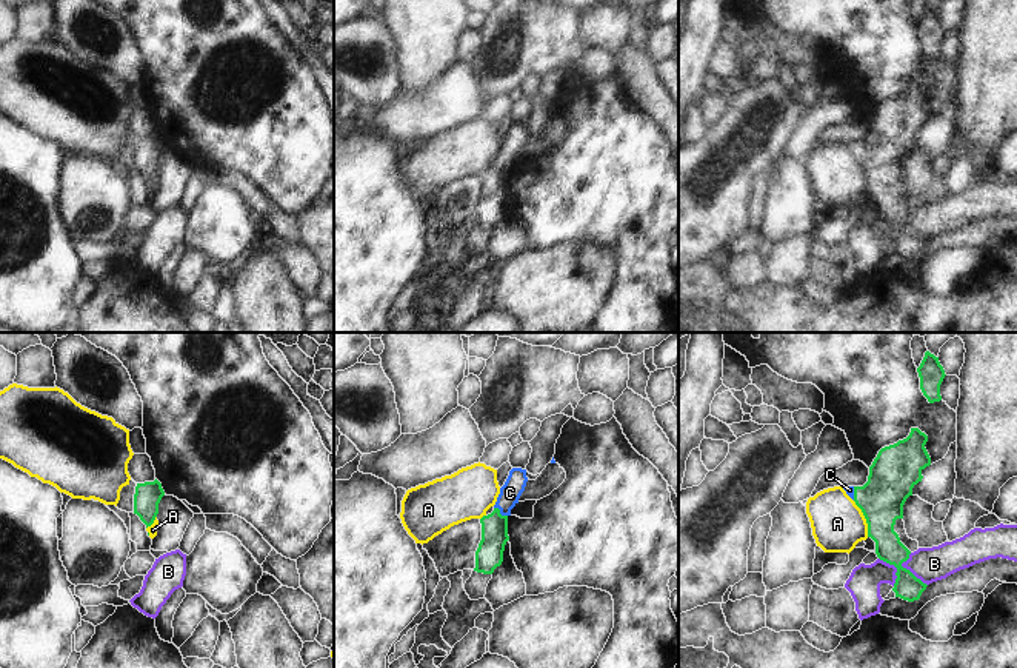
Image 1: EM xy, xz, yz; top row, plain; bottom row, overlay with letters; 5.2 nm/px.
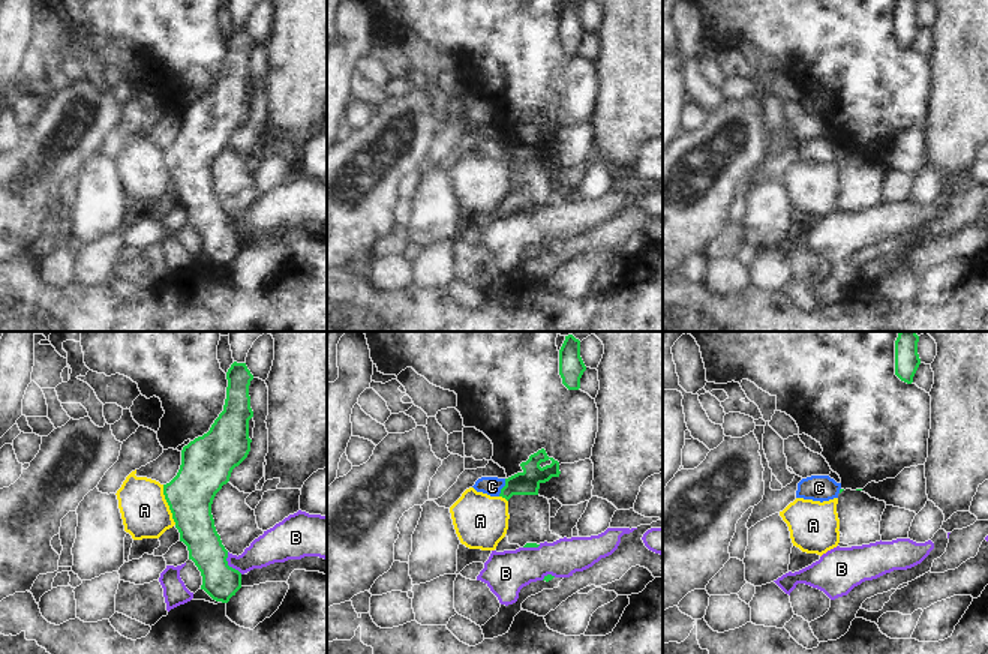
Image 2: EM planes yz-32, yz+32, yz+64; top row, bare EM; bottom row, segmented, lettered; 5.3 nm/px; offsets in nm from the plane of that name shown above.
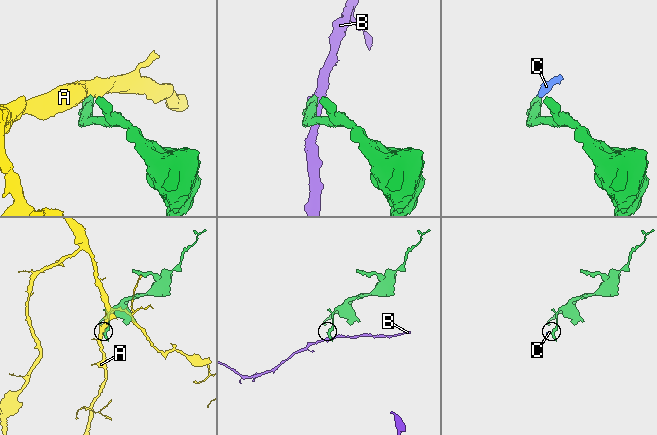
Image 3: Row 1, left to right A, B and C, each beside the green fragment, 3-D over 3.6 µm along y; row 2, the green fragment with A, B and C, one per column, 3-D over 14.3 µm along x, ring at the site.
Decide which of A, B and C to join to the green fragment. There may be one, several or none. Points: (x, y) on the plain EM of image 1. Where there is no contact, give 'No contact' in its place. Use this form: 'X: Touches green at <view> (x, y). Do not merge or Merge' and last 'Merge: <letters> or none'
A: Touches green at yz (865, 173). Do not merge
B: Touches green at yz (908, 225). Do not merge
C: Touches green at xz (499, 168). Merge
Merge: C

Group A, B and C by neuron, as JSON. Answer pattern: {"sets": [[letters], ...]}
{"sets": [["A"], ["B"], ["C"]]}

